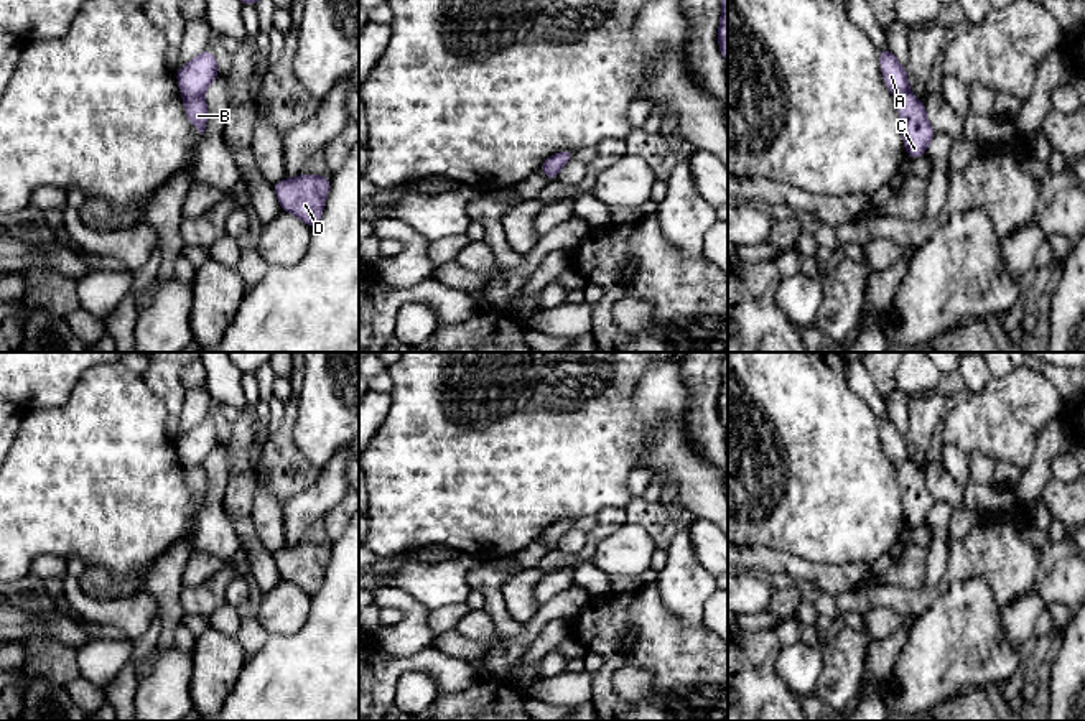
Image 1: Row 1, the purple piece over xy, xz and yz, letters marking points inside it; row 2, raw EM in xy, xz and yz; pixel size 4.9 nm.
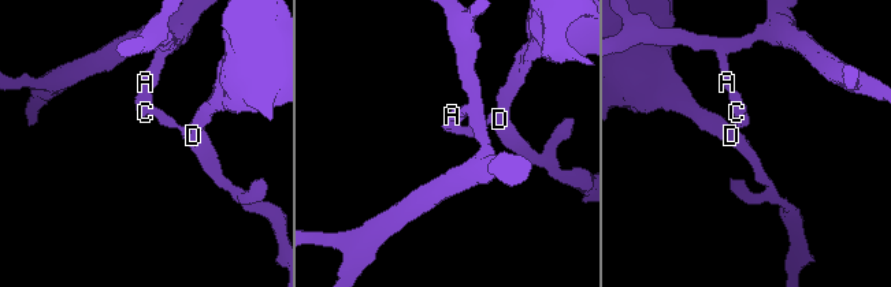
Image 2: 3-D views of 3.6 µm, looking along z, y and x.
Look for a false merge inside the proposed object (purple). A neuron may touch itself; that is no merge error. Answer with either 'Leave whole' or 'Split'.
Split

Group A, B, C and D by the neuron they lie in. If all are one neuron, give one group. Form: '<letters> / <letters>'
A / B C D

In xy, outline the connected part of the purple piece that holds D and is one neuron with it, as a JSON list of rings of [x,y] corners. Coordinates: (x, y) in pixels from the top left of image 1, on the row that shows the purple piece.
[[[298,174],[296,178],[283,178],[272,186],[282,211],[296,216],[310,229],[319,222],[331,189],[328,176]]]

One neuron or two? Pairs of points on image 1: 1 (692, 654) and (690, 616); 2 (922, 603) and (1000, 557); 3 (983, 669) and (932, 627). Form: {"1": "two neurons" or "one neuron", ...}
{"1": "two neurons", "2": "one neuron", "3": "one neuron"}

